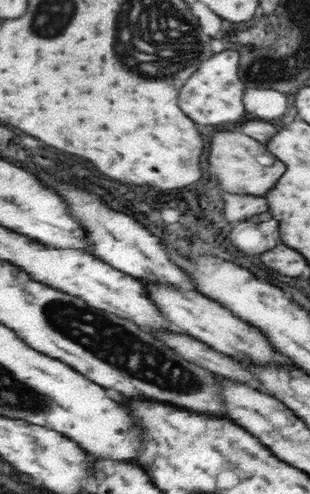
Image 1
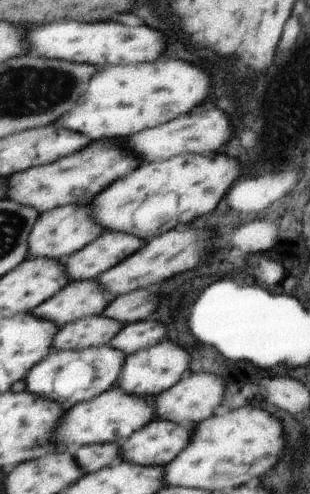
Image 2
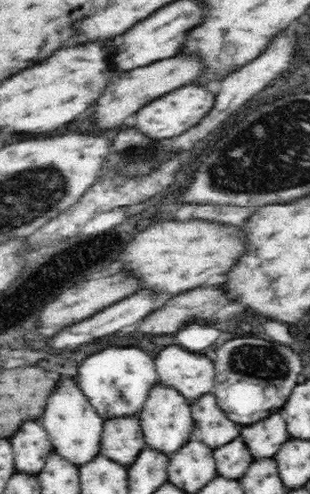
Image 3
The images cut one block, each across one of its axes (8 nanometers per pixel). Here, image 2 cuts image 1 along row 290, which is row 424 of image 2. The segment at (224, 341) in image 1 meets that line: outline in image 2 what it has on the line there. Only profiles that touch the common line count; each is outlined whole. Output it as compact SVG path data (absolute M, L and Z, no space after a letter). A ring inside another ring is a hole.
M153 420L147 428L135 432L121 450L121 460L139 466L169 466L193 442L197 424L177 424L171 420Z

